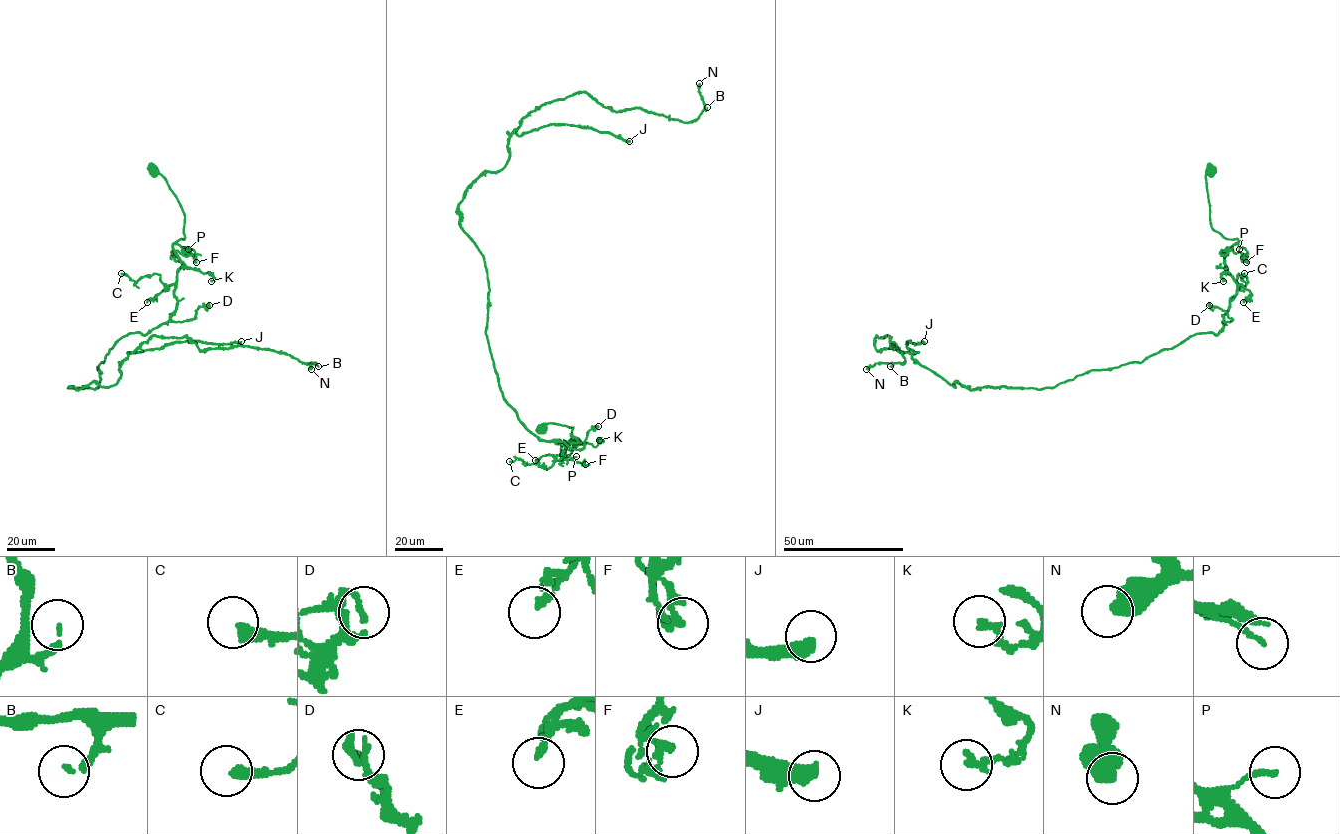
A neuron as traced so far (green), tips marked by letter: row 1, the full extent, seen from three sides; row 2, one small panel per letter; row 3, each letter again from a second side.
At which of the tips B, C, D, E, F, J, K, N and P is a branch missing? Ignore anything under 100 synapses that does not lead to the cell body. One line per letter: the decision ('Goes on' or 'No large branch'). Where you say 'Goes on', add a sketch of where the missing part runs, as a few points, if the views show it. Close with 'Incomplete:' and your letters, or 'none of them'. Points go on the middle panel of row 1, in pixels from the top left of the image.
B: No large branch
C: No large branch
D: No large branch
E: No large branch
F: No large branch
J: Goes on. Course of what is missing: (629, 141), (678, 149), (690, 136), (706, 141), (706, 129)
K: No large branch
N: No large branch
P: No large branch
Incomplete: J

